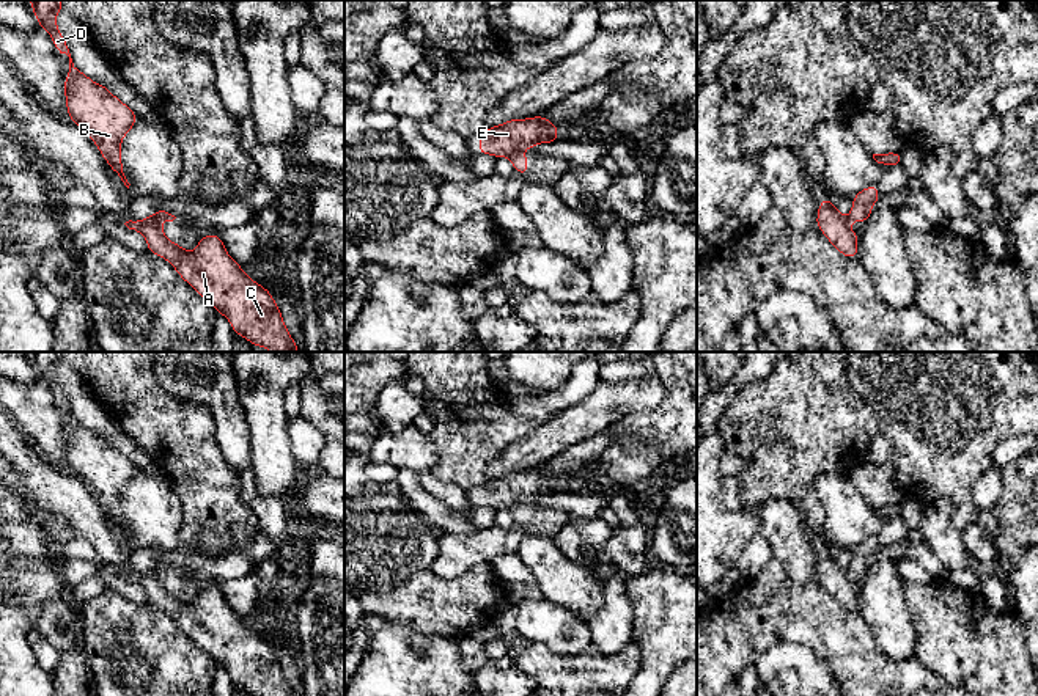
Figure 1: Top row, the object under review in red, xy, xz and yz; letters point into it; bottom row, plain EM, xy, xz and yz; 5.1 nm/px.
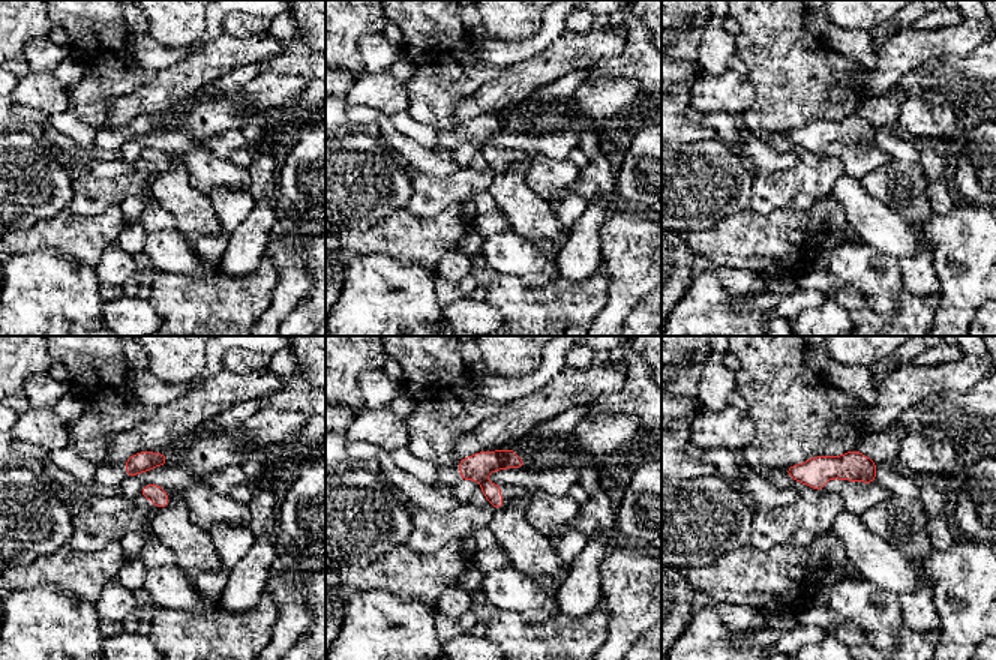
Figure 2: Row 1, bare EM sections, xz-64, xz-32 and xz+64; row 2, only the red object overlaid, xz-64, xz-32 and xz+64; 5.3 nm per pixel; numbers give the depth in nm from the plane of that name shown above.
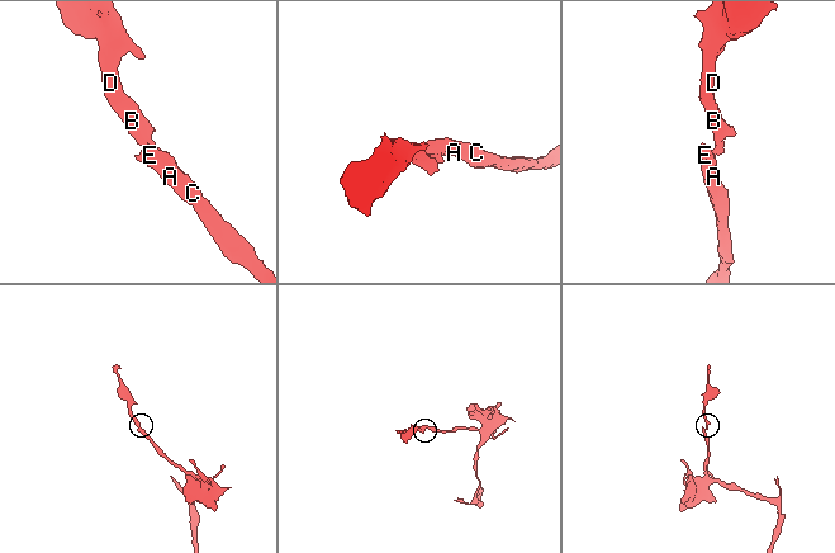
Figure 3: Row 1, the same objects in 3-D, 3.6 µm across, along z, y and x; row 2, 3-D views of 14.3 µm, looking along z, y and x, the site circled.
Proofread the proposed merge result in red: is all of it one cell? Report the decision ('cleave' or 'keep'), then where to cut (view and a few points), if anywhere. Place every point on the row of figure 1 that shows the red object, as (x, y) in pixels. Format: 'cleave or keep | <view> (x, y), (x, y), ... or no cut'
cleave | xz (518, 151), (508, 156)

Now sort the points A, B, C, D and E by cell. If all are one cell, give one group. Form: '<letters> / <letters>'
A C E / B D

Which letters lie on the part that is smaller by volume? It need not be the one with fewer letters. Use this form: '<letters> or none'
B, D

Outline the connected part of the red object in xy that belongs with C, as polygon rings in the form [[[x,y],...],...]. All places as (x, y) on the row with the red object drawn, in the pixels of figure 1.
[[[157,215],[124,225],[142,233],[148,251],[167,259],[184,281],[230,321],[234,335],[271,352],[299,350],[271,292],[239,267],[219,236],[201,237],[190,253],[167,239]]]

